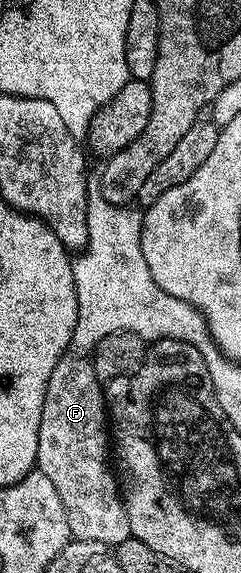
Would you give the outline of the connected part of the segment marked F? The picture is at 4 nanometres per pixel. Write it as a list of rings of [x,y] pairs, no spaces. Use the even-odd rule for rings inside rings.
[[[67,355],[56,363],[52,379],[48,379],[48,391],[44,395],[44,411],[40,415],[40,439],[38,440],[38,460],[36,467],[48,475],[64,511],[68,515],[68,527],[73,540],[92,539],[92,543],[104,543],[113,547],[124,543],[130,535],[130,524],[126,514],[123,494],[118,494],[118,481],[110,470],[112,457],[108,452],[108,410],[103,382],[99,381],[94,362],[86,355]]]

